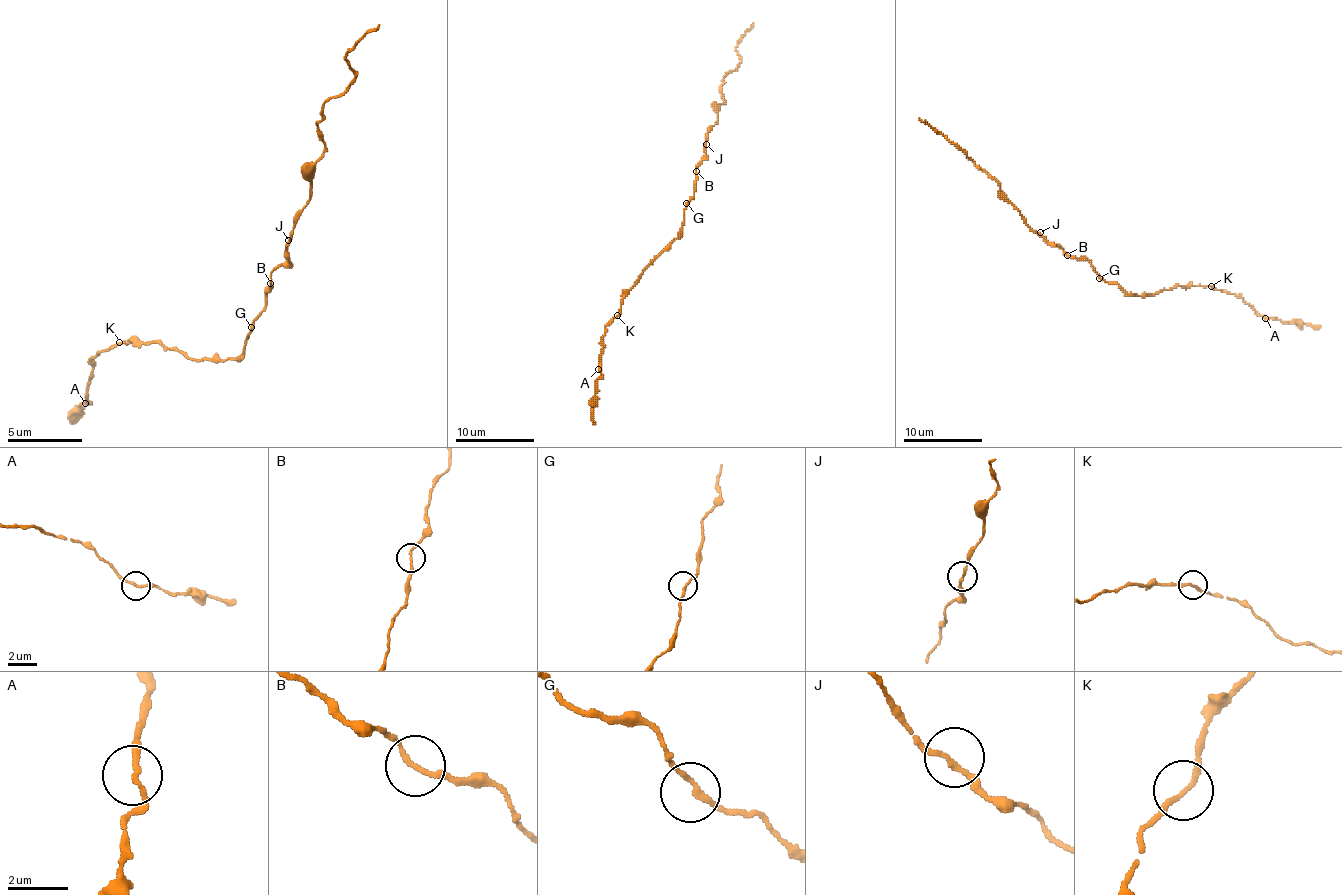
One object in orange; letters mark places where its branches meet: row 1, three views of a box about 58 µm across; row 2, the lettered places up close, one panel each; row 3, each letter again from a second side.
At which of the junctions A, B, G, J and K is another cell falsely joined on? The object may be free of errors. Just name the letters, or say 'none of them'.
A

